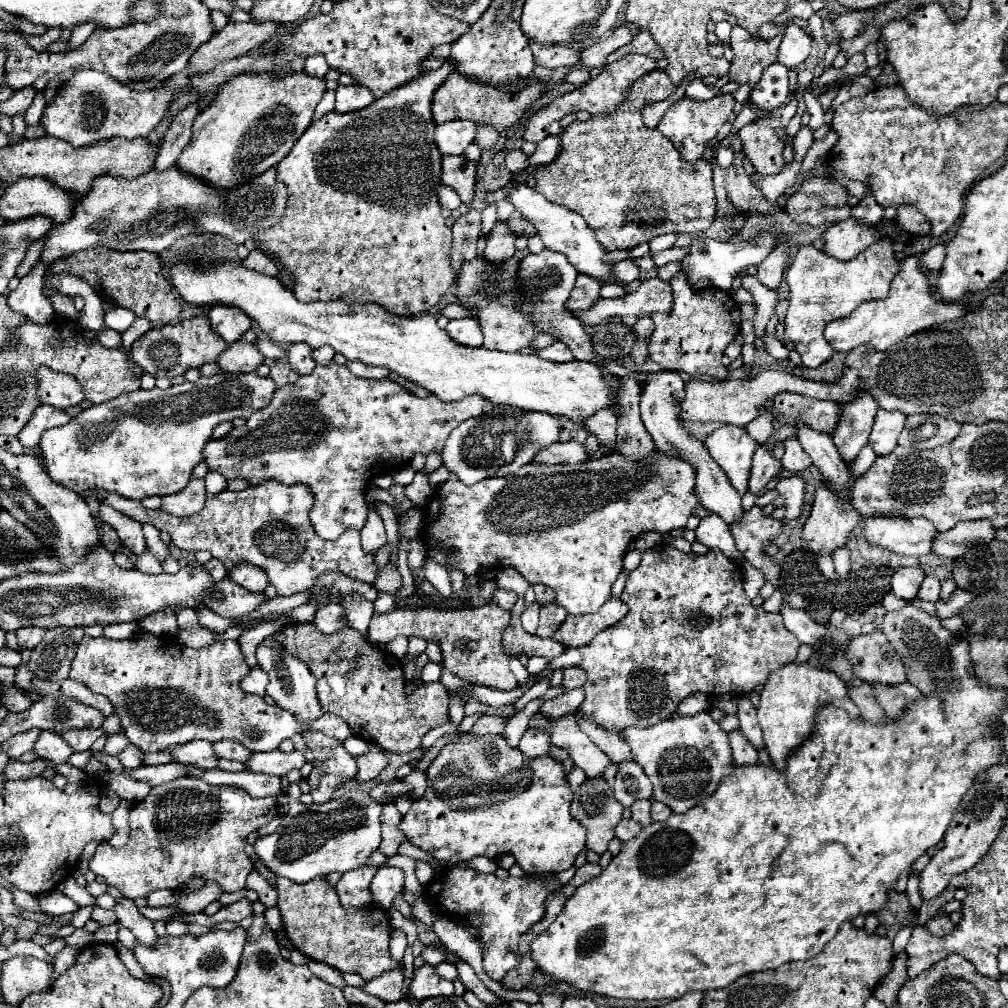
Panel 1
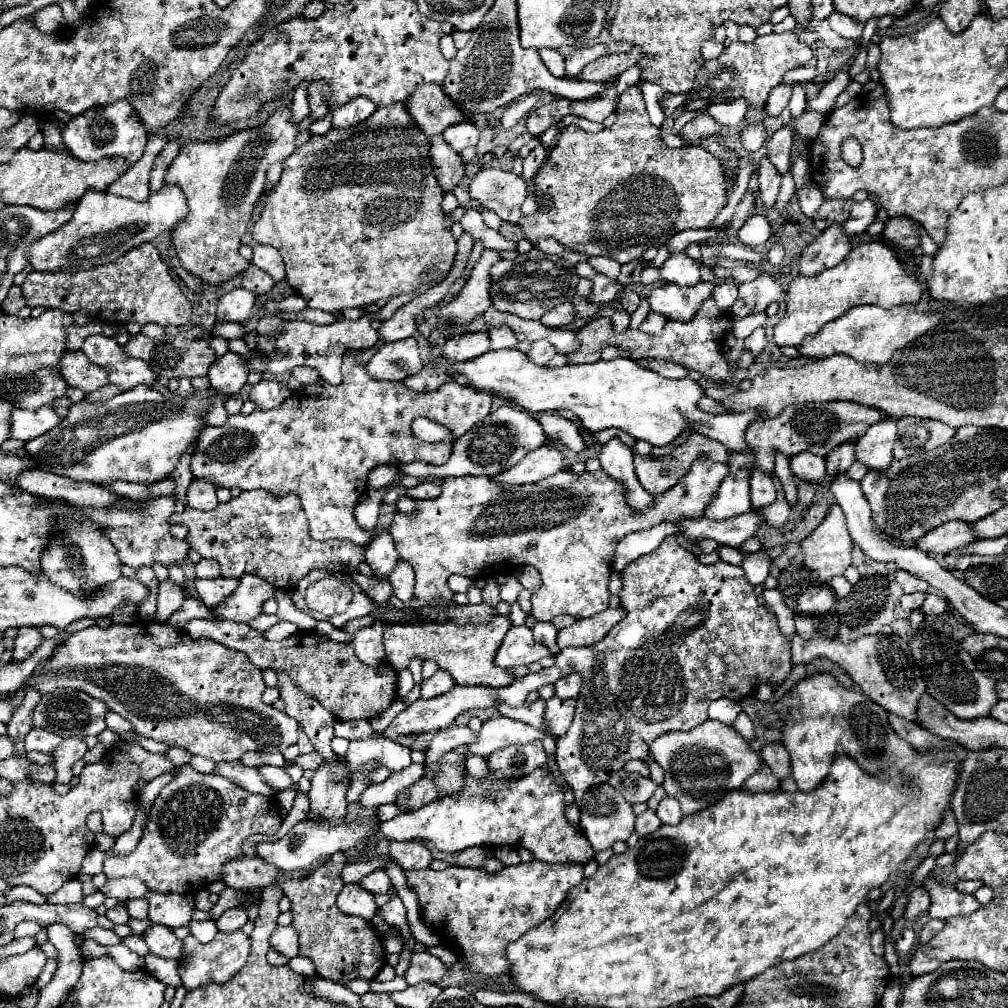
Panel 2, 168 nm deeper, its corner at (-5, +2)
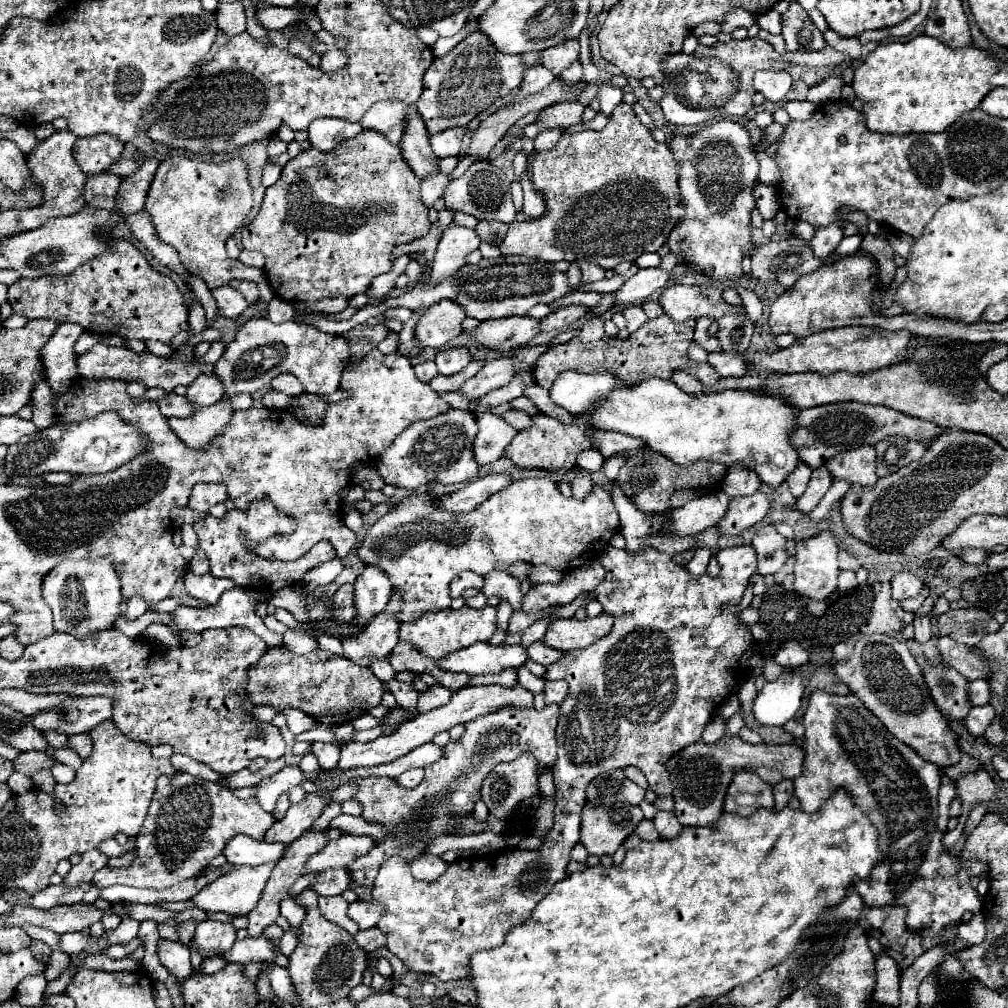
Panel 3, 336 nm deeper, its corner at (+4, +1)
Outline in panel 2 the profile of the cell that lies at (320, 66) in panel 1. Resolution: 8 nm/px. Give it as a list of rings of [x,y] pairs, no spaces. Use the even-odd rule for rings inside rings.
[[[305,82],[303,86],[299,86],[297,90],[295,90],[295,94],[293,94],[293,106],[291,106],[291,120],[293,120],[293,124],[297,124],[297,122],[301,122],[303,118],[307,118],[309,116],[309,104],[307,104],[307,88],[309,88],[309,84]]]

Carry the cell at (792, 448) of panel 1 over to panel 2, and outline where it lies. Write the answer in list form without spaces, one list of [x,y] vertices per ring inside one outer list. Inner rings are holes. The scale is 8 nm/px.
[[[809,452],[795,454],[791,456],[791,472],[805,482],[819,484],[825,478],[825,460]]]

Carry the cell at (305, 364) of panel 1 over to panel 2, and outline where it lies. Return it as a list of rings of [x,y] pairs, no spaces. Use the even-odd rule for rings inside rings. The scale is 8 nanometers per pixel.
[[[297,366],[291,370],[291,376],[301,382],[301,384],[315,384],[319,380],[317,372],[313,372],[313,368],[305,368],[305,366]]]

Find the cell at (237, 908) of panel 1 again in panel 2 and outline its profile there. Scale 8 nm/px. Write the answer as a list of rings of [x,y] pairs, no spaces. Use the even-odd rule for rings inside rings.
[[[237,906],[237,908],[231,908],[231,910],[227,910],[225,914],[221,914],[221,918],[219,918],[215,924],[217,924],[217,930],[219,930],[219,932],[231,934],[231,932],[241,930],[245,922],[247,922],[247,912]]]

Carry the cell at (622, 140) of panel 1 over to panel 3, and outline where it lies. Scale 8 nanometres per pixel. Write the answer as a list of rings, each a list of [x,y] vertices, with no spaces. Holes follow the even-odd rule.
[[[620,103],[602,131],[562,131],[554,149],[534,155],[532,183],[546,199],[546,213],[532,221],[510,223],[506,239],[500,243],[500,251],[502,255],[528,255],[552,263],[590,261],[602,269],[614,269],[622,261],[636,261],[644,251],[658,251],[686,215],[678,191],[678,171],[680,165],[672,157],[668,145],[652,139],[648,127],[636,117],[632,105]]]

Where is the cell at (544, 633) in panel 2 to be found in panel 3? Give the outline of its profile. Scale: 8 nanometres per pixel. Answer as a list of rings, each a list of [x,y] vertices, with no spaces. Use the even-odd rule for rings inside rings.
[[[534,641],[534,643],[528,647],[528,657],[530,657],[532,661],[536,661],[536,663],[542,663],[544,667],[548,667],[548,665],[554,663],[554,661],[558,661],[562,655],[564,655],[562,651],[552,649],[552,647],[544,645],[542,641]]]

